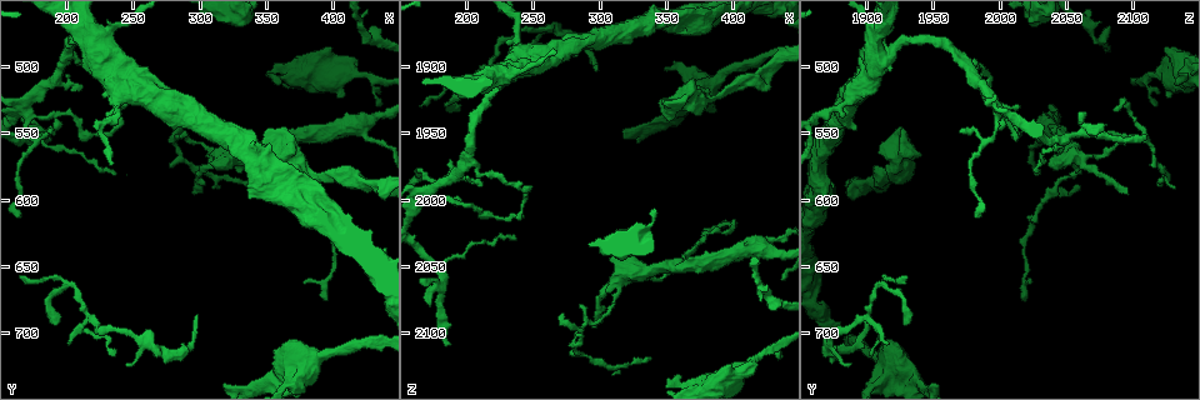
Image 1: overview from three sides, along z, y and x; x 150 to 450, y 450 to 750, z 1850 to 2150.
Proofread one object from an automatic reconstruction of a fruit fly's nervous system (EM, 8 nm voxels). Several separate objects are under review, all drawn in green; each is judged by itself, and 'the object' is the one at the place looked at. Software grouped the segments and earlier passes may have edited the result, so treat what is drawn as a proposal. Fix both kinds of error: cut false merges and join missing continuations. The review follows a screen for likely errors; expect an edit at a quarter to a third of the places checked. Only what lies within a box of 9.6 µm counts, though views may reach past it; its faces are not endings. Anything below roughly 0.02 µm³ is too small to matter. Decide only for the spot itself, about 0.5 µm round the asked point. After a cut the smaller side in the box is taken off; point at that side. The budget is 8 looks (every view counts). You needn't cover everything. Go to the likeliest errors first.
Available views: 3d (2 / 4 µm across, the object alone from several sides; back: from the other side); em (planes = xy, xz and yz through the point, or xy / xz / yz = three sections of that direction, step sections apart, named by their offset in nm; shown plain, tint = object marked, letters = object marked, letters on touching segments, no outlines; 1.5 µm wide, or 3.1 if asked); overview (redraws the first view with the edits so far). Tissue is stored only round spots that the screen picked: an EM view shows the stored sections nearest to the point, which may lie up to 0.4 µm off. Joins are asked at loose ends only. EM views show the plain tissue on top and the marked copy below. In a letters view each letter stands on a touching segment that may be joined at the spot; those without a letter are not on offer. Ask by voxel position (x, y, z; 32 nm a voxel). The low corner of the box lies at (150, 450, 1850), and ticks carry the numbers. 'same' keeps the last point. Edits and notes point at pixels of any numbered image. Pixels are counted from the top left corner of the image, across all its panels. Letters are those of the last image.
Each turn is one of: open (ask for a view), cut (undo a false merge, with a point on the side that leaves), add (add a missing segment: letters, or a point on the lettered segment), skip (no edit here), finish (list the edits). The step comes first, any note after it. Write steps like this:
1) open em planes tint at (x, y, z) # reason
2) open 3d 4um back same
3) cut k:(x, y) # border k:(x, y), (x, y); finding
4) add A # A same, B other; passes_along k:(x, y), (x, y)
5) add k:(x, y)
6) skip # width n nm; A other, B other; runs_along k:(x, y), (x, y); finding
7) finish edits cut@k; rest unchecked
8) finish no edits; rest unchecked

open 3d 2um back at (300, 688, 1902) # thin end

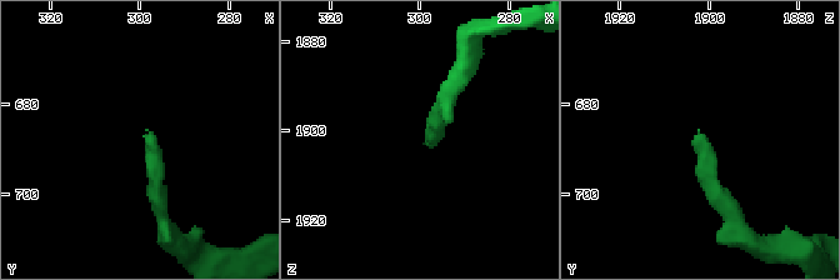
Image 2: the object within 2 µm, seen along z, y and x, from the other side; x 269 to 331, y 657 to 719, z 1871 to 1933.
open em xy step 4 letters at (299, 688, 1902)

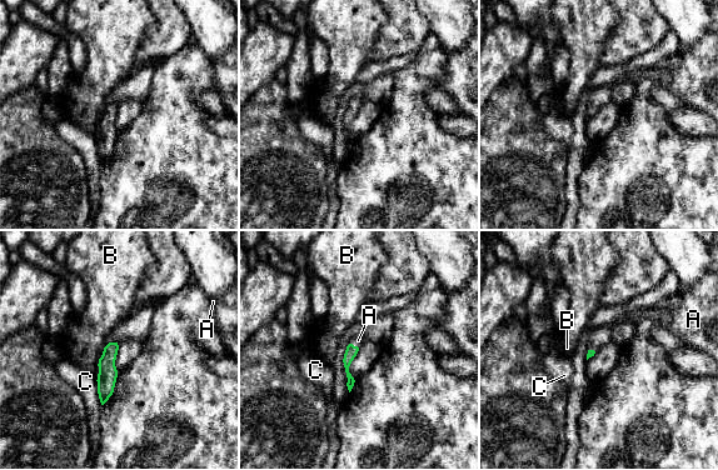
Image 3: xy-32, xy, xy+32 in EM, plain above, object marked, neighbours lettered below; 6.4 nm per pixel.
open em planes letters same

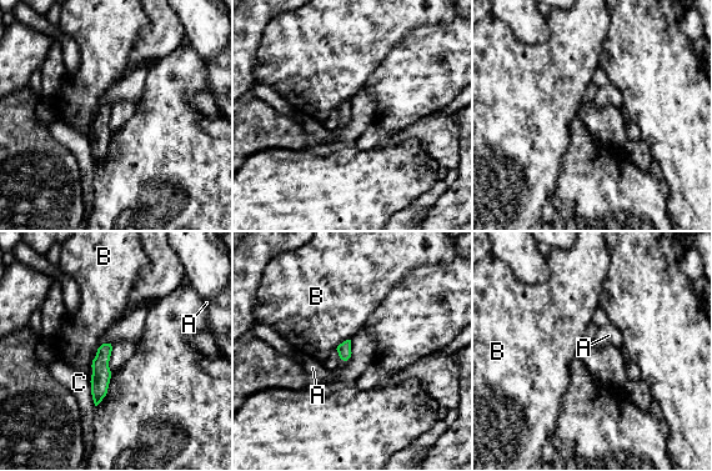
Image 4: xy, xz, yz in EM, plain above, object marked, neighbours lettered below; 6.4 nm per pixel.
add A # longest_contact C 170 nm; A same, B other, C other; the neuron continues

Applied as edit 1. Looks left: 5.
open 3d 4um at (434, 526, 2120) # an open end

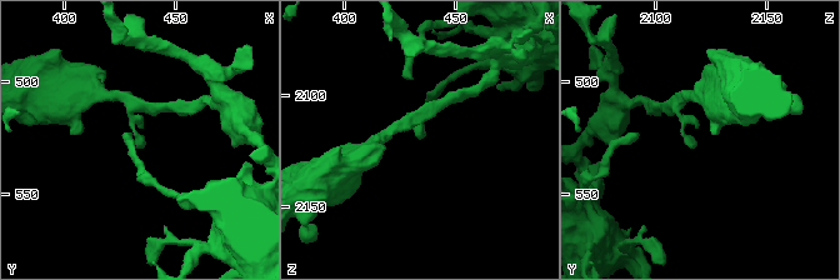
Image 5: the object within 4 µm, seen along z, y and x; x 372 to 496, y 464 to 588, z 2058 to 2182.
open em yz step 4 tint at (436, 526, 2119)

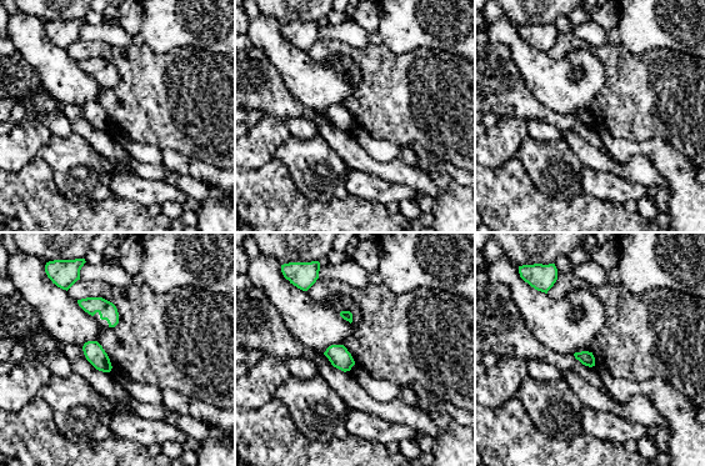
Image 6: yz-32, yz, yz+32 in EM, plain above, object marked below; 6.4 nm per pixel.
open em planes letters same # another direction

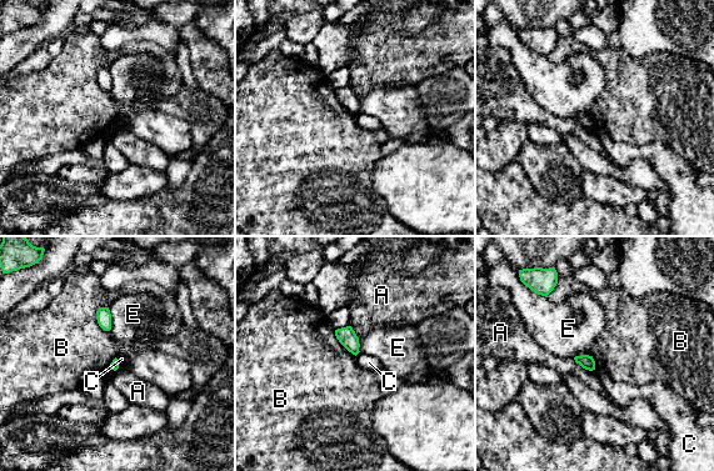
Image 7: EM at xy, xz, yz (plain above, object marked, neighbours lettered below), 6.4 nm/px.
skip # A other, B other, C other, E other; no lettered segment goes on from it

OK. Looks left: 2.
open em planes tint at (202, 710, 1914) # thin end

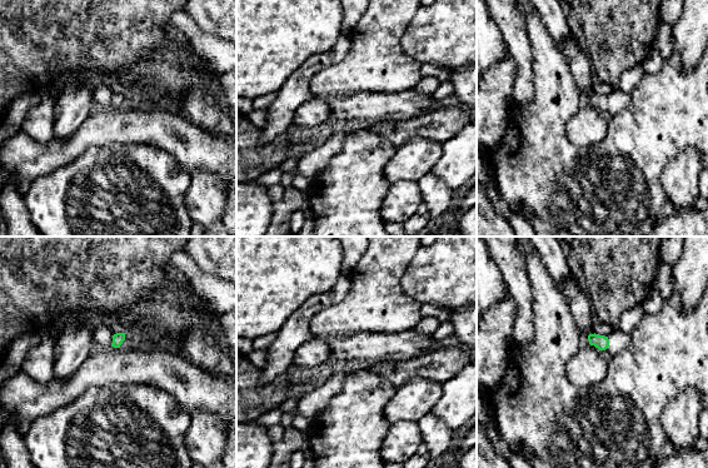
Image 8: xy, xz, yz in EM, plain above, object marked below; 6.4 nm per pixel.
open em planes letters same

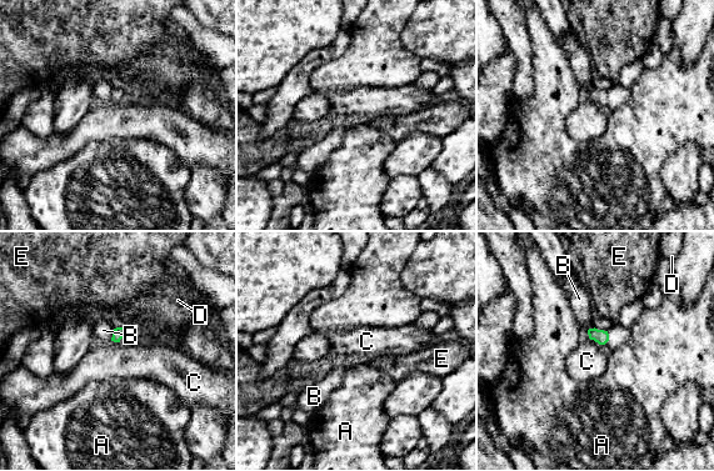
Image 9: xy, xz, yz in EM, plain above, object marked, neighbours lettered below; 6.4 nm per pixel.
skip # width 70 nm; A other, B other, C other, D other, E other; border 9:(590, 339), (599, 345); none of them fits

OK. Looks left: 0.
finish edits add@4; rest unchecked

